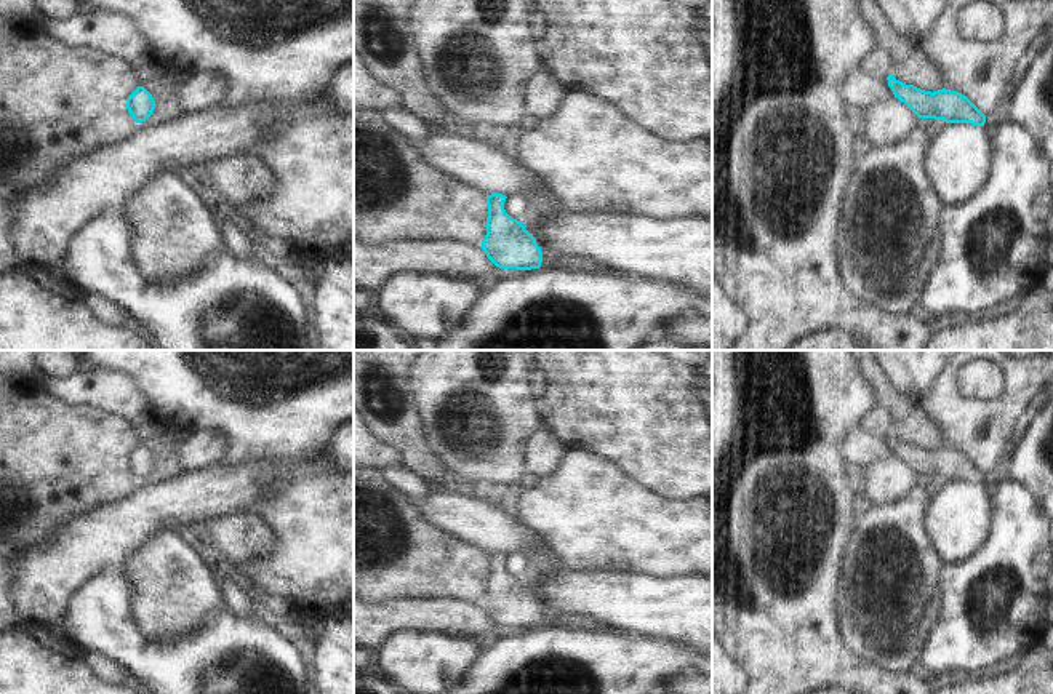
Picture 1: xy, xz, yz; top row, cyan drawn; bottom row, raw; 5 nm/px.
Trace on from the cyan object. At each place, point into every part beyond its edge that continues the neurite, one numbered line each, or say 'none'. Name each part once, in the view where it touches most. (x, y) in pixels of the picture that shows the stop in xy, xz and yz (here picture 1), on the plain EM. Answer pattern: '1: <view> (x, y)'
none

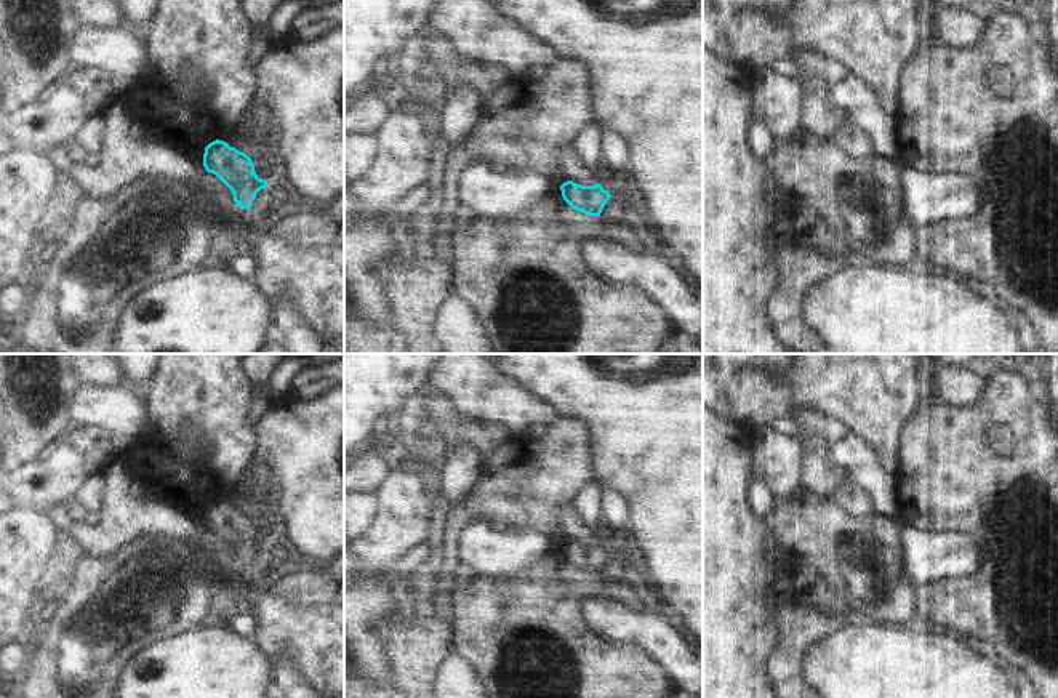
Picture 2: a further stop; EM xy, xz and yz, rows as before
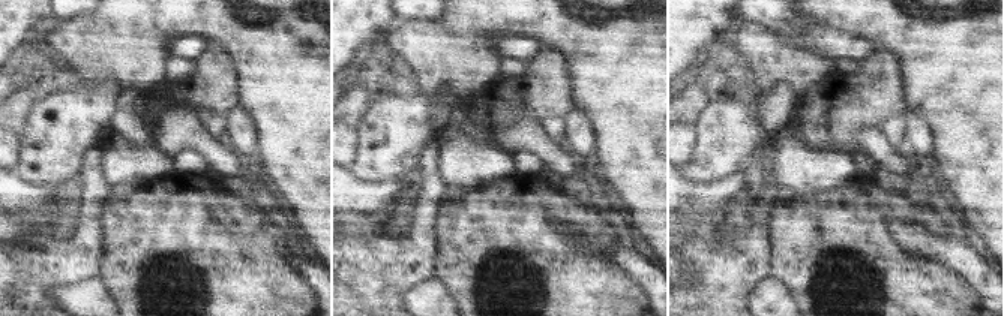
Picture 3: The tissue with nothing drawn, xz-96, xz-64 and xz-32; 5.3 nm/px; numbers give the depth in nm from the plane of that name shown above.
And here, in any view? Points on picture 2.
none

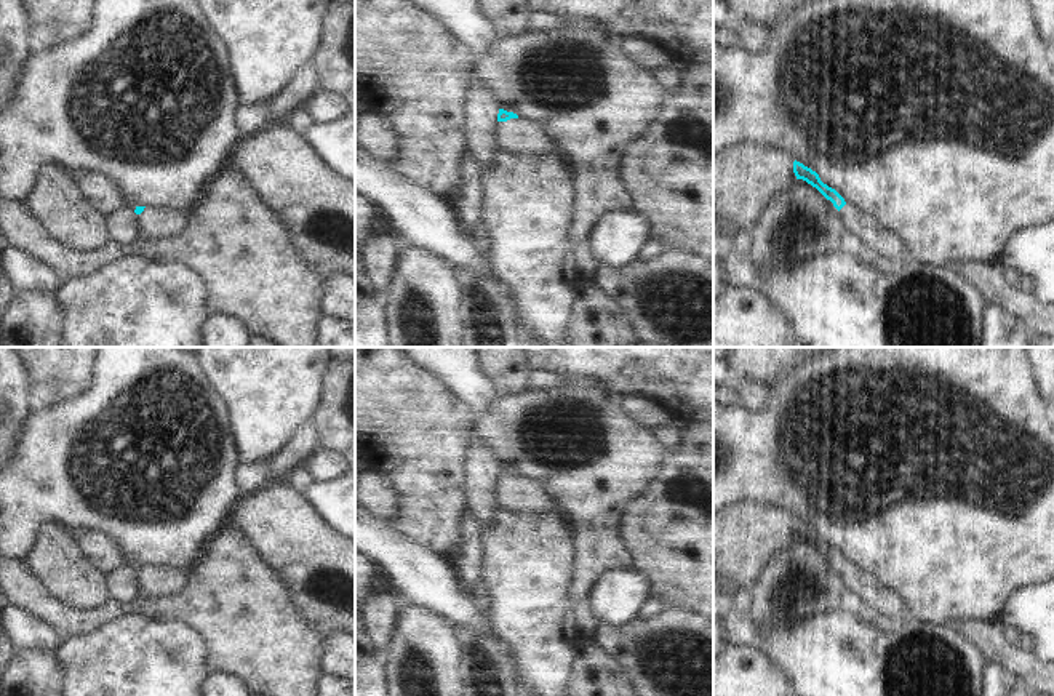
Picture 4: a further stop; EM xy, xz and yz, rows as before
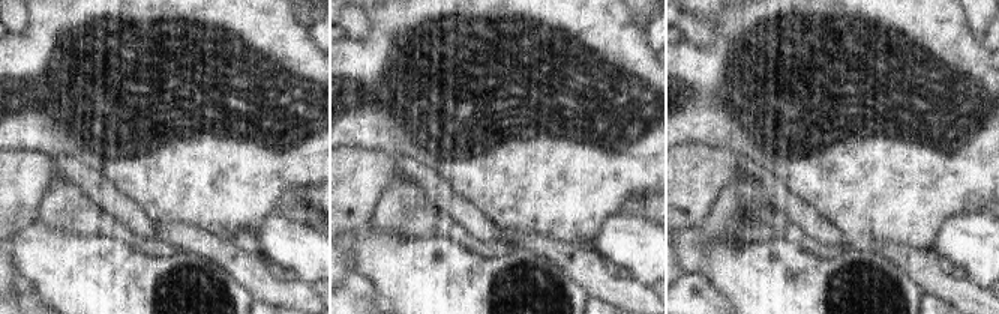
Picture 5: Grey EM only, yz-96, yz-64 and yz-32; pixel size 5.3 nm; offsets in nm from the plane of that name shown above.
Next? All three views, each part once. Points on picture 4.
1: xz (523, 495)

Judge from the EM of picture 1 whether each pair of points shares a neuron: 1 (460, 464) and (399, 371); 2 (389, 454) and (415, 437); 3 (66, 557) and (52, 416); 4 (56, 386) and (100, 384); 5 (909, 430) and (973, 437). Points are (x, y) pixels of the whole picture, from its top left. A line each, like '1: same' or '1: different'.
1: different
2: different
3: different
4: same
5: different

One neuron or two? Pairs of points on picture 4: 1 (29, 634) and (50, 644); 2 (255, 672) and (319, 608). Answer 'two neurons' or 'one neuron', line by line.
1: one neuron
2: two neurons

